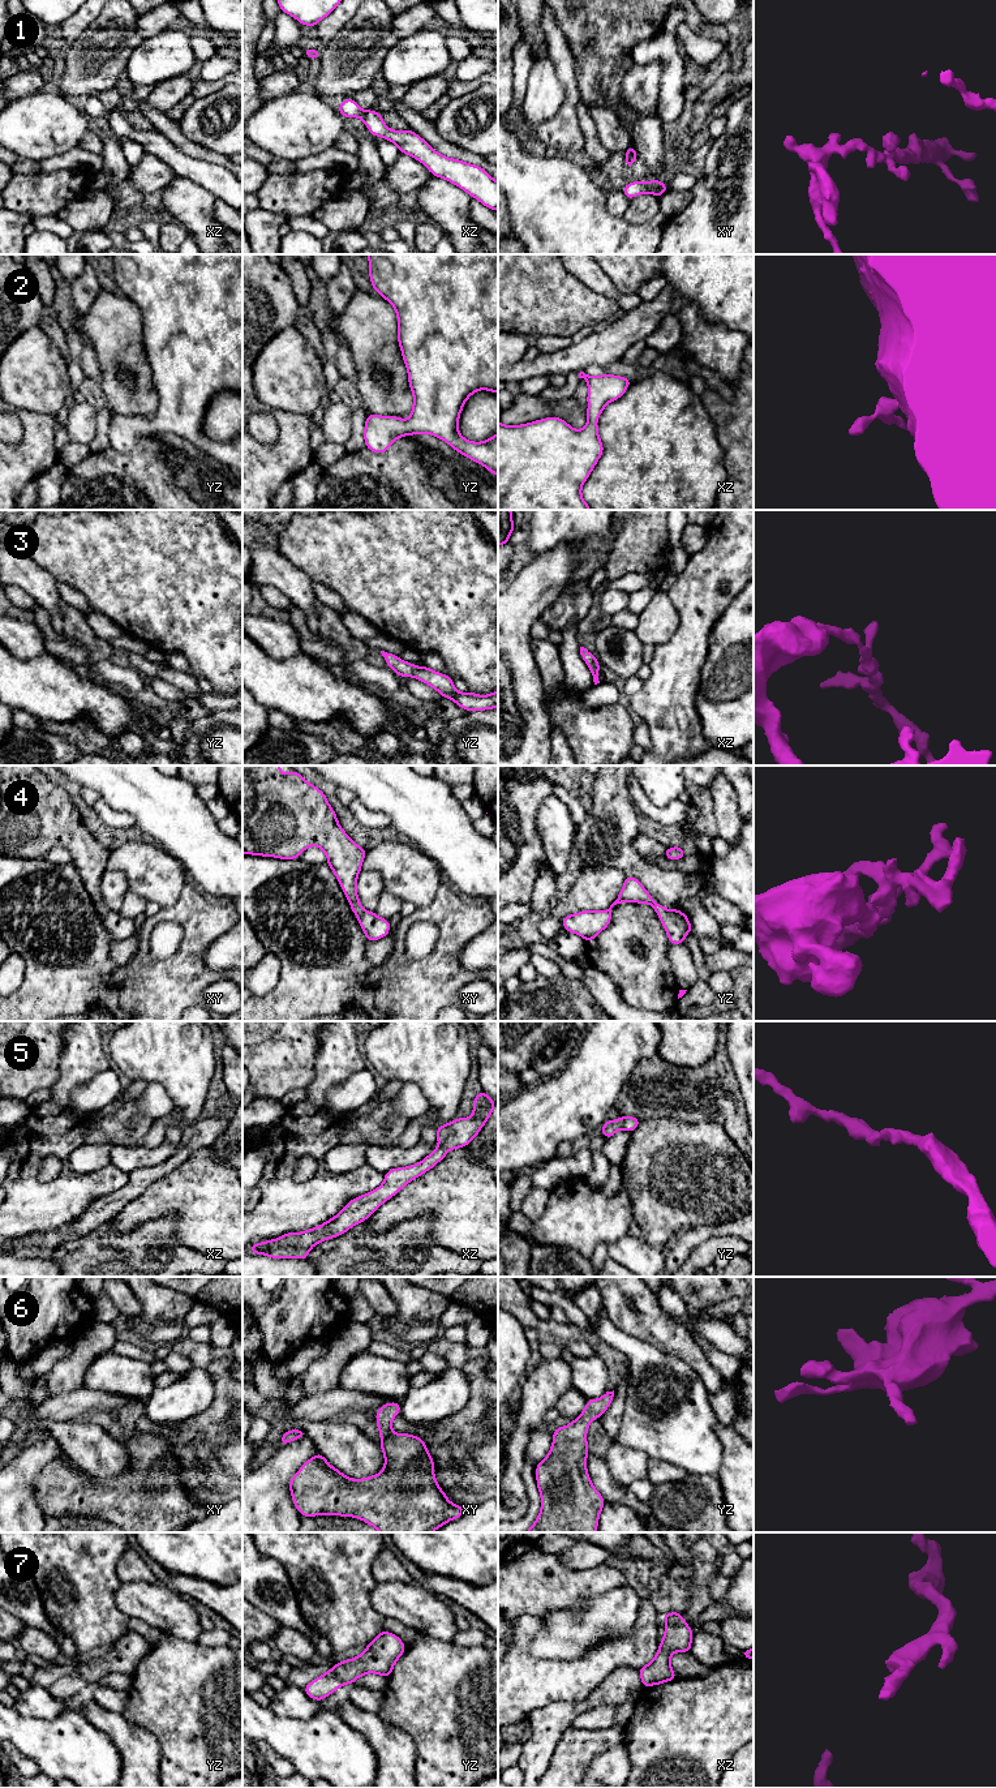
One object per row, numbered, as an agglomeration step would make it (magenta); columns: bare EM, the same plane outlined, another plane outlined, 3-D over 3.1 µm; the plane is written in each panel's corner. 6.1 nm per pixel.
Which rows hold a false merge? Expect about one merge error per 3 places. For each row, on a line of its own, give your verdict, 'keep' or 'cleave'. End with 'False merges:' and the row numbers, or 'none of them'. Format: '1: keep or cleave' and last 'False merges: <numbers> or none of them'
1: keep
2: keep
3: keep
4: keep
5: keep
6: keep
7: keep
False merges: none of them

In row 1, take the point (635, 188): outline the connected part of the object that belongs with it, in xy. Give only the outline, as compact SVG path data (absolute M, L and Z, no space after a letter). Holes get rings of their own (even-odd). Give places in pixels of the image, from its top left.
M654 179L653 181L641 180L628 183L622 190L628 200L643 193L661 197L667 190L667 184L661 183L658 179Z

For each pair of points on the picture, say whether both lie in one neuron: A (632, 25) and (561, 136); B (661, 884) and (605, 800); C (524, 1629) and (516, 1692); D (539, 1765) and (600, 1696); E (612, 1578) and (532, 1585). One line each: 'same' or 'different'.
A: different
B: same
C: same
D: same
E: same

